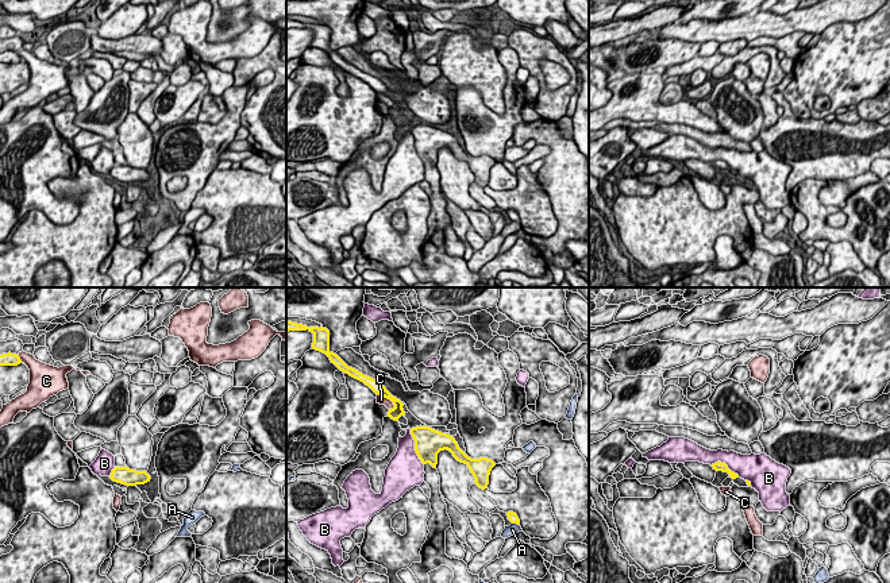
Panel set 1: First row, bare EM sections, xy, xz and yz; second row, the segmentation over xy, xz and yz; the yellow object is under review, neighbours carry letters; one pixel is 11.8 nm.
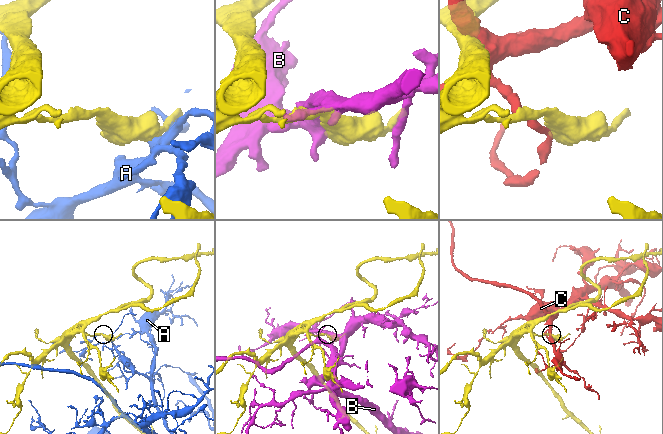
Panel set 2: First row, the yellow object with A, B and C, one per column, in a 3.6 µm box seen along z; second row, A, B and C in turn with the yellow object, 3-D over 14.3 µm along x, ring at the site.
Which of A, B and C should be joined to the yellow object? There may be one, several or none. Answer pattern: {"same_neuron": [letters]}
{"same_neuron": []}

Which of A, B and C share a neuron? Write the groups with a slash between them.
A / B / C

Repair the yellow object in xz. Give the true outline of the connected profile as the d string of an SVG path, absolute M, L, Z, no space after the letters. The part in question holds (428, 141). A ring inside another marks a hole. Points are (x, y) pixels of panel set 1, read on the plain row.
M416 124L411 127L415 138L415 148L423 162L429 161L434 166L438 162L438 151L450 148L452 154L465 161L474 174L474 181L485 188L489 182L489 173L496 161L488 155L471 157L458 143L455 136L429 124Z

